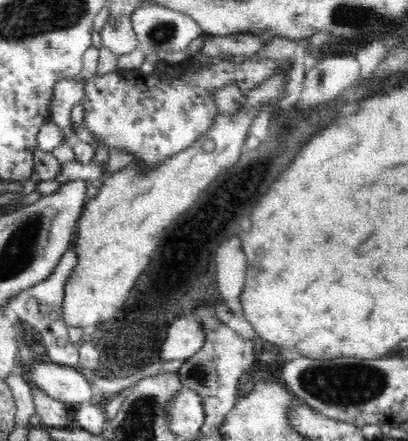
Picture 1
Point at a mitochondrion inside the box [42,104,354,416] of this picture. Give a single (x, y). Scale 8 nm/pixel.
(198, 372)

